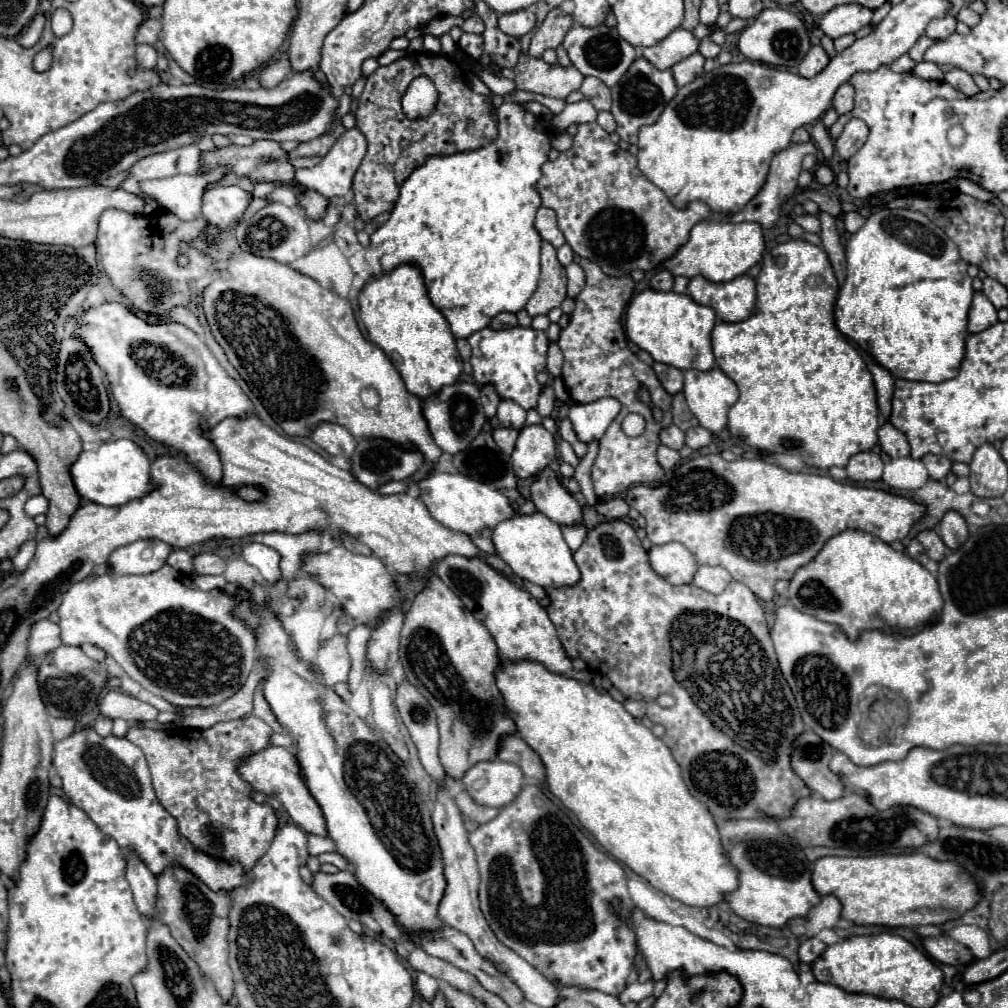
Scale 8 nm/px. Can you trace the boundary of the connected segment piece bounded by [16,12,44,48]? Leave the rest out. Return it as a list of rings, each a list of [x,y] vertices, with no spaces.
[[[38,12],[38,14],[34,16],[34,20],[24,28],[24,32],[16,38],[16,42],[18,42],[20,46],[24,46],[24,48],[32,48],[32,46],[38,42],[42,30],[44,30],[44,16]]]

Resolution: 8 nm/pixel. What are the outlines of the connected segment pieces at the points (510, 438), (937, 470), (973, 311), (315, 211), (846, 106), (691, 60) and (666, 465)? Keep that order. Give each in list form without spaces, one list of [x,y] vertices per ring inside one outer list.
[[[496,428],[492,436],[494,436],[498,448],[500,448],[504,454],[510,456],[512,450],[514,450],[516,438],[518,438],[518,430],[514,430],[514,428]]]
[[[936,454],[922,456],[922,462],[924,462],[932,480],[944,480],[946,474],[950,472],[950,466],[952,466],[952,462],[946,456],[936,456]]]
[[[976,292],[970,306],[970,316],[968,316],[968,332],[970,334],[982,332],[984,328],[990,328],[996,322],[998,322],[998,314],[994,304],[982,292]]]
[[[312,190],[306,192],[306,216],[308,218],[312,218],[312,220],[322,218],[326,208],[328,208],[328,200],[324,196],[320,196],[318,192],[312,192]]]
[[[846,82],[842,84],[836,94],[834,94],[834,100],[832,100],[832,108],[838,112],[838,114],[846,114],[854,108],[854,88]]]
[[[696,52],[696,54],[684,58],[682,62],[674,64],[670,68],[670,72],[672,72],[676,84],[684,86],[684,84],[690,84],[694,78],[698,78],[702,74],[702,66],[704,66],[704,56]]]
[[[658,446],[658,462],[664,470],[674,470],[680,464],[680,454],[668,446]]]

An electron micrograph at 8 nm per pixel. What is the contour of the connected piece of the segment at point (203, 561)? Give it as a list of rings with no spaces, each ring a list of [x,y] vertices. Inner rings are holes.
[[[202,552],[194,558],[194,570],[198,574],[224,574],[226,572],[226,560],[218,554]]]

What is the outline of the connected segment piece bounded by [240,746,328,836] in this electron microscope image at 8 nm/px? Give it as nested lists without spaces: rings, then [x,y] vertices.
[[[268,746],[266,750],[246,758],[240,764],[240,776],[250,782],[258,792],[266,794],[266,796],[274,796],[282,802],[282,806],[288,810],[292,822],[296,826],[300,826],[304,832],[308,834],[316,834],[316,836],[326,836],[326,820],[322,816],[322,810],[318,806],[318,802],[314,800],[314,796],[310,794],[302,774],[300,774],[300,764],[294,756],[292,750],[288,748],[278,748],[278,746]]]

